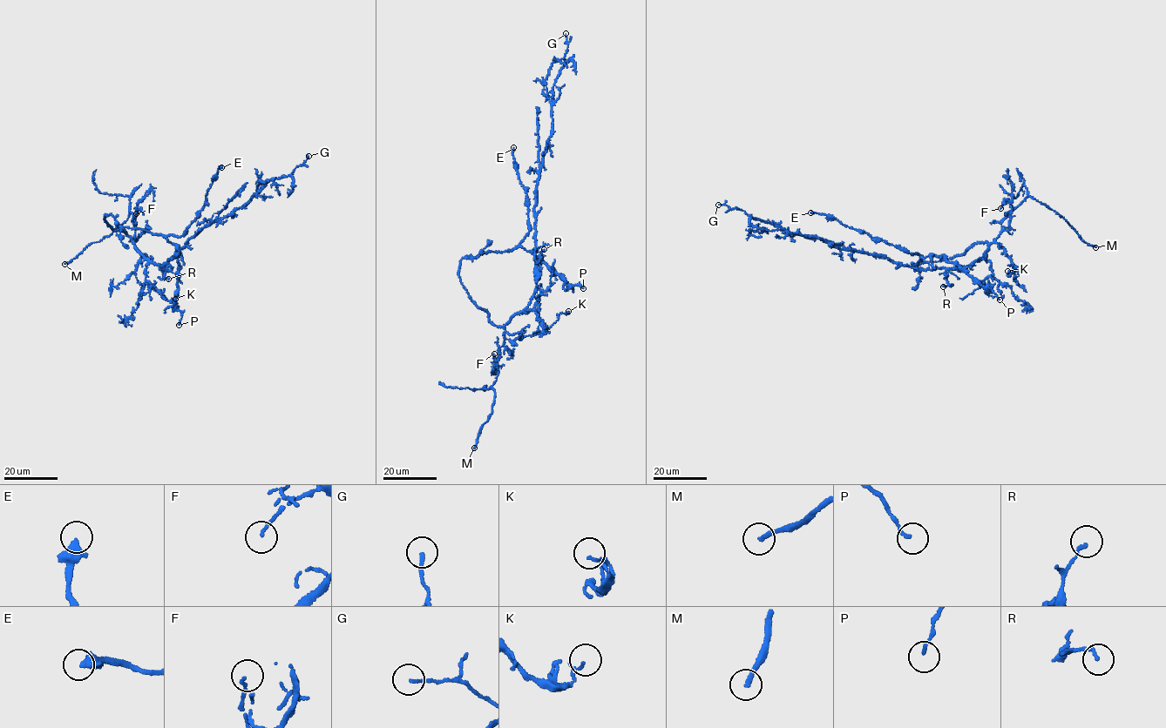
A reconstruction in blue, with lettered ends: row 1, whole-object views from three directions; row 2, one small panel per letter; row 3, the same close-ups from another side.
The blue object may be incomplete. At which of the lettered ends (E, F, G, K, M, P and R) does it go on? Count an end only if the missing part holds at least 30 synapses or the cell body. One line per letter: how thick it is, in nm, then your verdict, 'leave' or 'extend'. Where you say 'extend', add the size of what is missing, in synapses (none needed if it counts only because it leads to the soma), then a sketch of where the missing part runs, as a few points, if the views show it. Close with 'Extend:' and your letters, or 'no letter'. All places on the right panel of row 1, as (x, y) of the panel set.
E: 420 nm | leave
F: 120 nm | leave
G: 130 nm | leave
K: 140 nm | leave
M: 190 nm | extend | (1095, 247), (1108, 252), (1102, 254), (1101, 271), (1095, 280)
P: 120 nm | leave
R: 120 nm | leave
Extend: M

